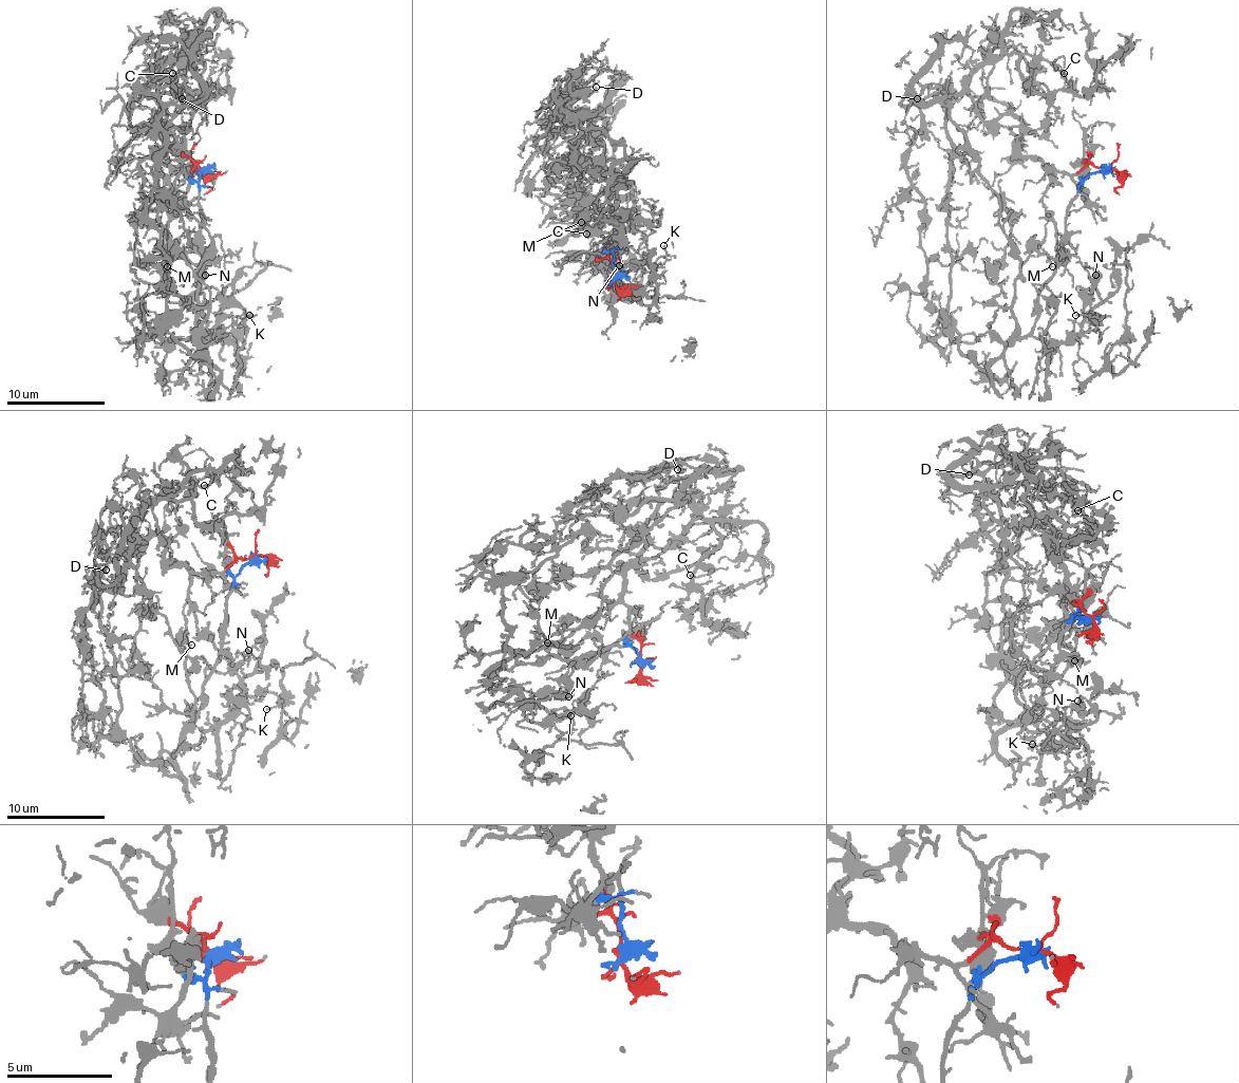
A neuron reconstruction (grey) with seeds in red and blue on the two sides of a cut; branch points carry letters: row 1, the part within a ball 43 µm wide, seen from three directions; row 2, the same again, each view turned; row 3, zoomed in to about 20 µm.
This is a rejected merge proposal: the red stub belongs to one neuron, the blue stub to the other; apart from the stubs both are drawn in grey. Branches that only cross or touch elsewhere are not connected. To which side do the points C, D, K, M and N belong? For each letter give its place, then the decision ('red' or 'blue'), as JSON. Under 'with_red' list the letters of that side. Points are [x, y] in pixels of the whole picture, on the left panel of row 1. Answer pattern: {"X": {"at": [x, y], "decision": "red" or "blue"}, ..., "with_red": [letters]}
{"C": {"at": [172, 73], "decision": "red"}, "D": {"at": [182, 98], "decision": "red"}, "K": {"at": [249, 315], "decision": "blue"}, "M": {"at": [167, 266], "decision": "blue"}, "N": {"at": [205, 275], "decision": "blue"}, "with_red": ["C", "D"]}

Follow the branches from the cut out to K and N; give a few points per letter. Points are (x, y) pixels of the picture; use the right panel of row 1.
K: (1107, 170), (1094, 170), (1068, 210), (1055, 274), (1038, 296), (1035, 338), (1072, 343), (1102, 316), (1075, 316)
N: (1107, 170), (1094, 170), (1068, 210), (1055, 274), (1038, 296), (1035, 338), (1068, 343), (1080, 331), (1094, 274)

